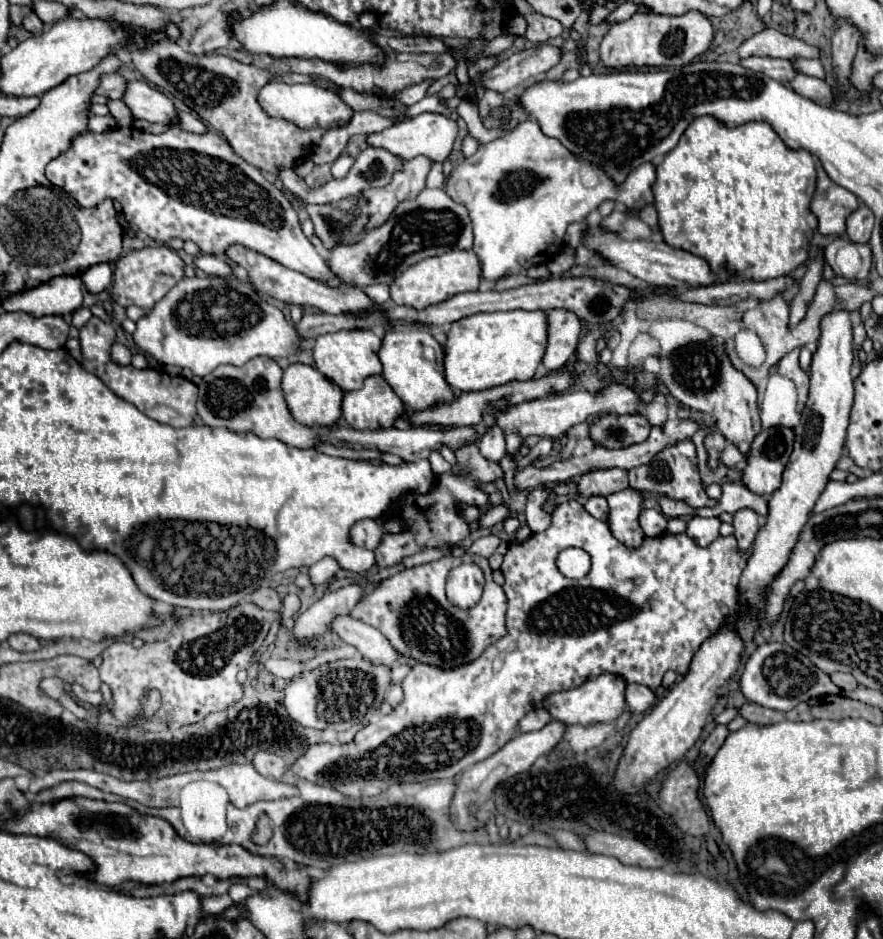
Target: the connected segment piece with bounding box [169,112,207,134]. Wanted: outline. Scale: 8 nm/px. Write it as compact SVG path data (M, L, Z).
M177 112L175 118L177 118L177 122L175 122L175 124L169 124L169 126L179 126L179 128L183 128L183 130L187 130L187 132L195 132L195 134L207 132L205 124L203 124L197 116L193 116L193 114L189 114L189 112Z

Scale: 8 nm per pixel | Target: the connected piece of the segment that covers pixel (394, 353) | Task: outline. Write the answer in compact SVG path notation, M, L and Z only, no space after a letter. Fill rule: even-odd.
M403 326L387 330L379 350L379 360L383 364L383 378L409 410L421 412L433 408L435 404L455 400L455 392L445 380L445 352L427 328Z

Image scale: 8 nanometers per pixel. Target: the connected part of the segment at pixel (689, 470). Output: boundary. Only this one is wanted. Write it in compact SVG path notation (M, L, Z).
M681 440L673 446L663 448L659 454L653 456L649 464L637 466L629 470L629 486L641 492L651 492L651 494L663 494L671 496L677 500L685 500L693 508L703 508L703 506L715 506L719 504L717 500L709 498L697 470L697 454L695 454L695 444L691 440Z

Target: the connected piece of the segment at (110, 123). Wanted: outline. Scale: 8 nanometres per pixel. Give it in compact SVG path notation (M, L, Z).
M89 114L89 118L87 118L87 128L89 128L91 132L109 132L109 130L115 128L115 126L117 126L117 120L115 120L111 114L107 114L107 116Z

